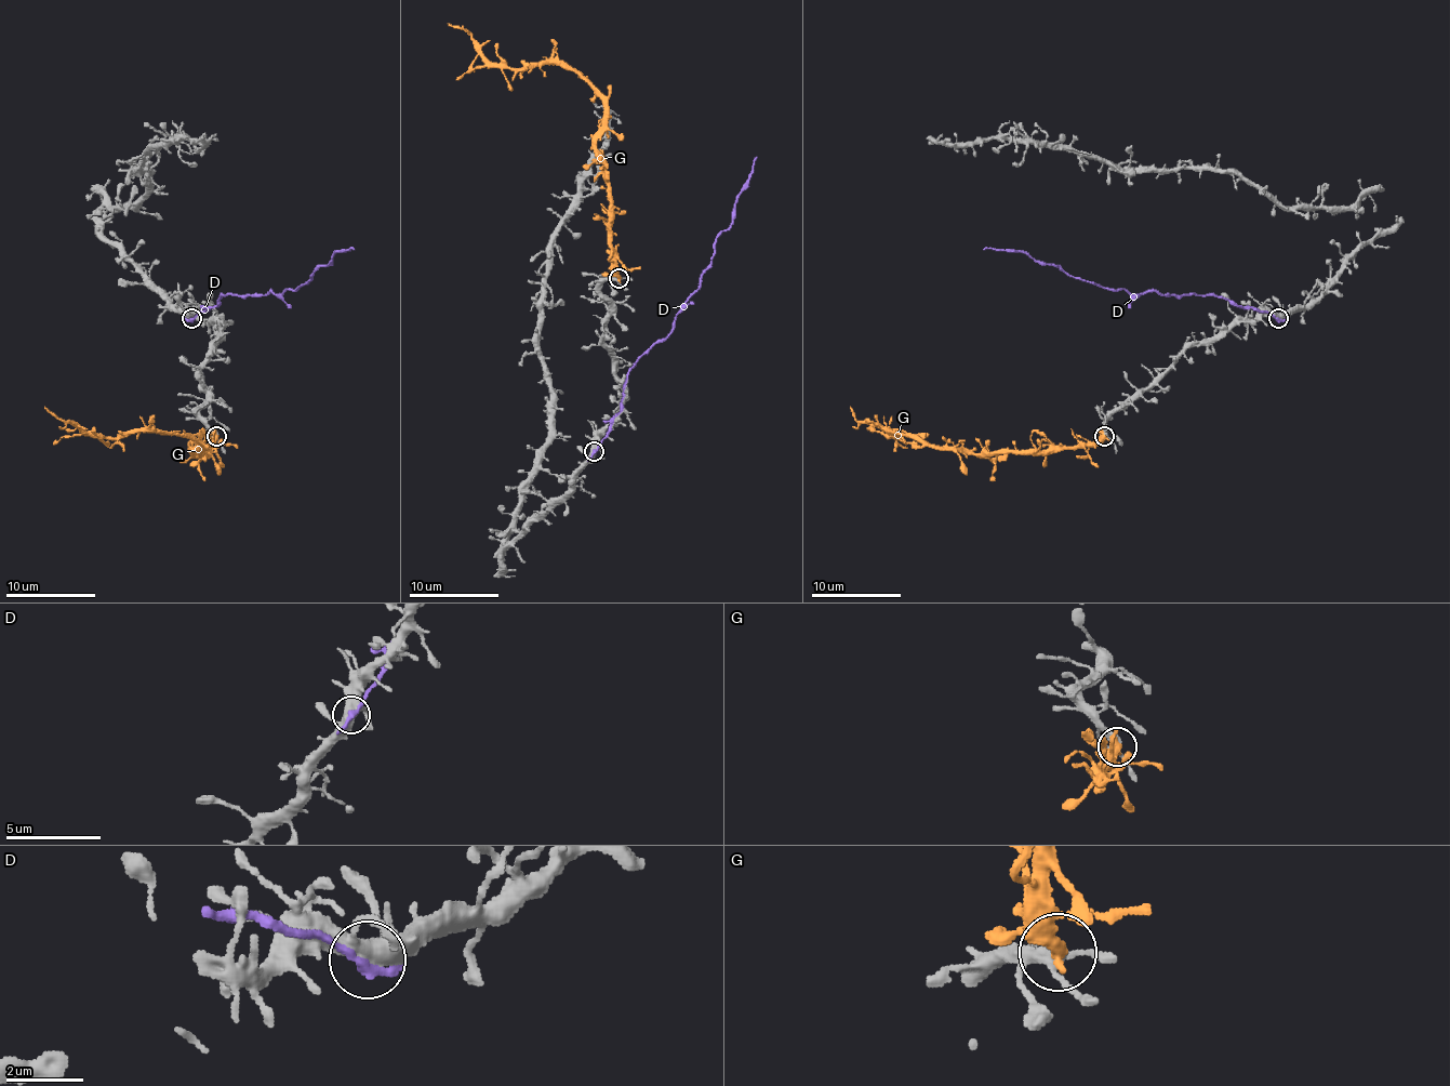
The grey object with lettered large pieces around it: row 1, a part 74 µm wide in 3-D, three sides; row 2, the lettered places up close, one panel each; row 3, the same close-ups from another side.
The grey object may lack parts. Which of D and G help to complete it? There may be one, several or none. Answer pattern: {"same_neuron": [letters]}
{"same_neuron": ["G"]}

